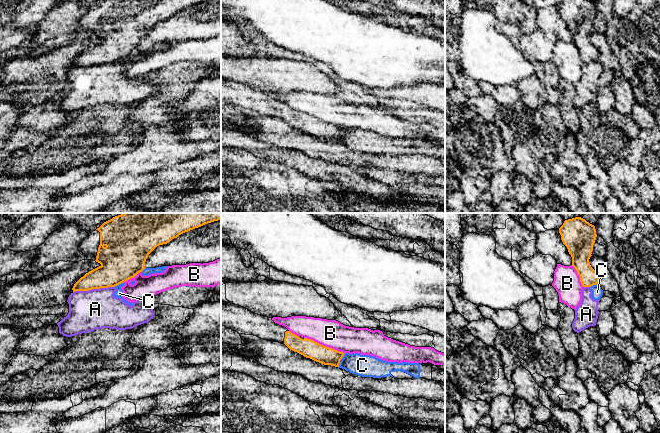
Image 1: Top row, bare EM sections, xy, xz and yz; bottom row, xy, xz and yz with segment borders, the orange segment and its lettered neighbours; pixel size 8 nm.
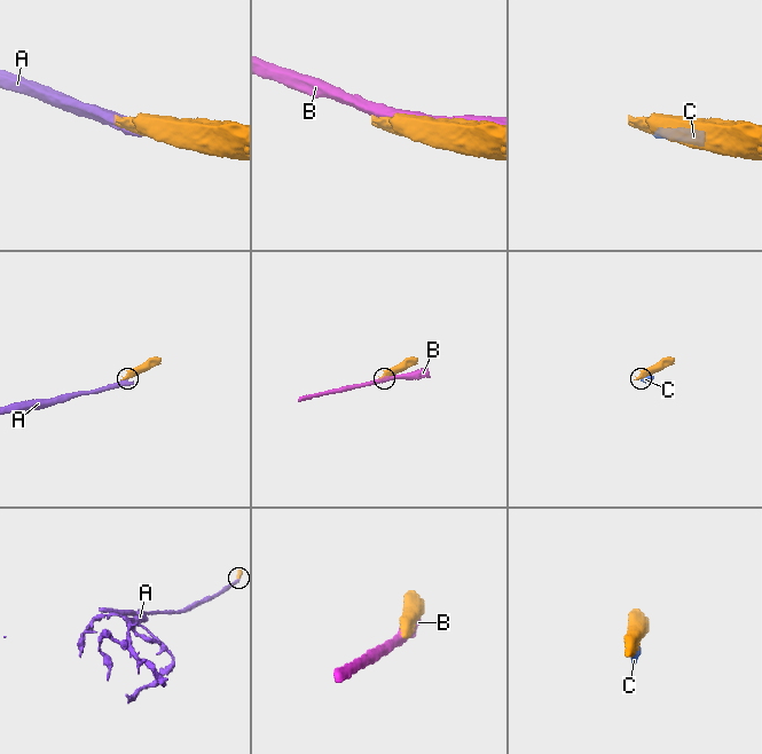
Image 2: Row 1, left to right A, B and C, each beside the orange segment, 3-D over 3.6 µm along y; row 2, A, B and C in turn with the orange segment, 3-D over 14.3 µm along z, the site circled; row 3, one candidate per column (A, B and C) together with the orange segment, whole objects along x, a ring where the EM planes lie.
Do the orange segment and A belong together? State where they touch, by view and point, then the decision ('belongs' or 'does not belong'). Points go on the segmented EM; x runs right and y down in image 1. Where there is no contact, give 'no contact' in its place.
contact xy (93, 288); does not belong

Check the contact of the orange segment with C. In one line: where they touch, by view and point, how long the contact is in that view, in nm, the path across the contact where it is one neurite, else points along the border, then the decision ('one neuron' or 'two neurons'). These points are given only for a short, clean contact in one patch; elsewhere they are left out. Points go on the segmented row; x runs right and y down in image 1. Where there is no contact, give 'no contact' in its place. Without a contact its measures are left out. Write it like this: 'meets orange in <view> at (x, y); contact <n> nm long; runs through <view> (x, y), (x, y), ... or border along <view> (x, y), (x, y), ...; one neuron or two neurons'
meets orange in xz at (340, 359); contact 130 nm long; two neurons

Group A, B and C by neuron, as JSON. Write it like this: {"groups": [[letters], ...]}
{"groups": [["A", "C"], ["B"]]}

